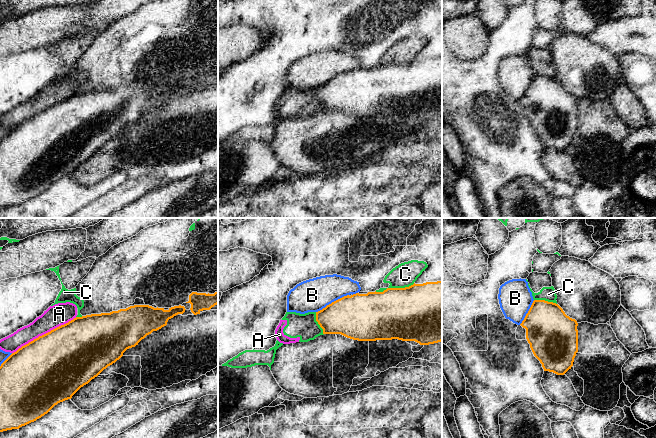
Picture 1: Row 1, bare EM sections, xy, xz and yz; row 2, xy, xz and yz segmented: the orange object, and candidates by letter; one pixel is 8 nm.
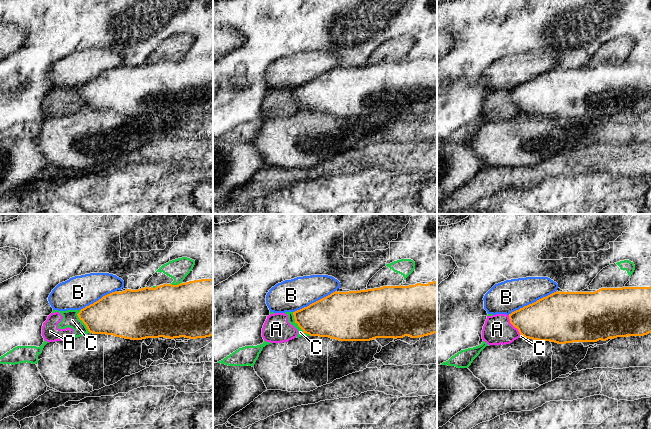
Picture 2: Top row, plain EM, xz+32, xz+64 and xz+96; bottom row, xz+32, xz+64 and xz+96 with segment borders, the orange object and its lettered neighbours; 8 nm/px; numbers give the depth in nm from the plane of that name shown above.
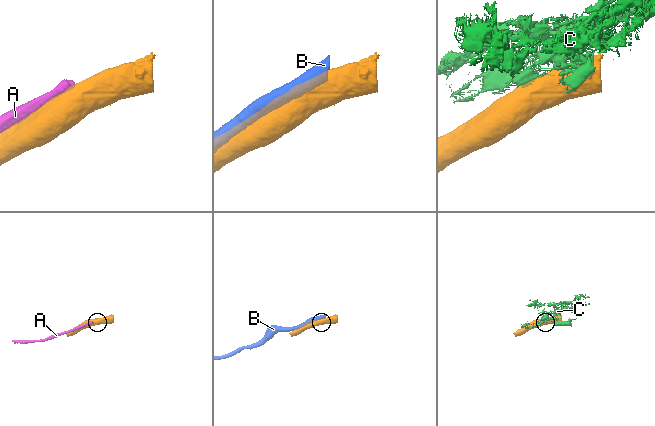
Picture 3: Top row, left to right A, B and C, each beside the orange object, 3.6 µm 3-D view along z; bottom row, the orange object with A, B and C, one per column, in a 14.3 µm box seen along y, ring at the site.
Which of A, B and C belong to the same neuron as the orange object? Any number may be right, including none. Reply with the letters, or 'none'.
none

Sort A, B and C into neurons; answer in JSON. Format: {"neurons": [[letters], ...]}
{"neurons": [["A"], ["B"], ["C"]]}

